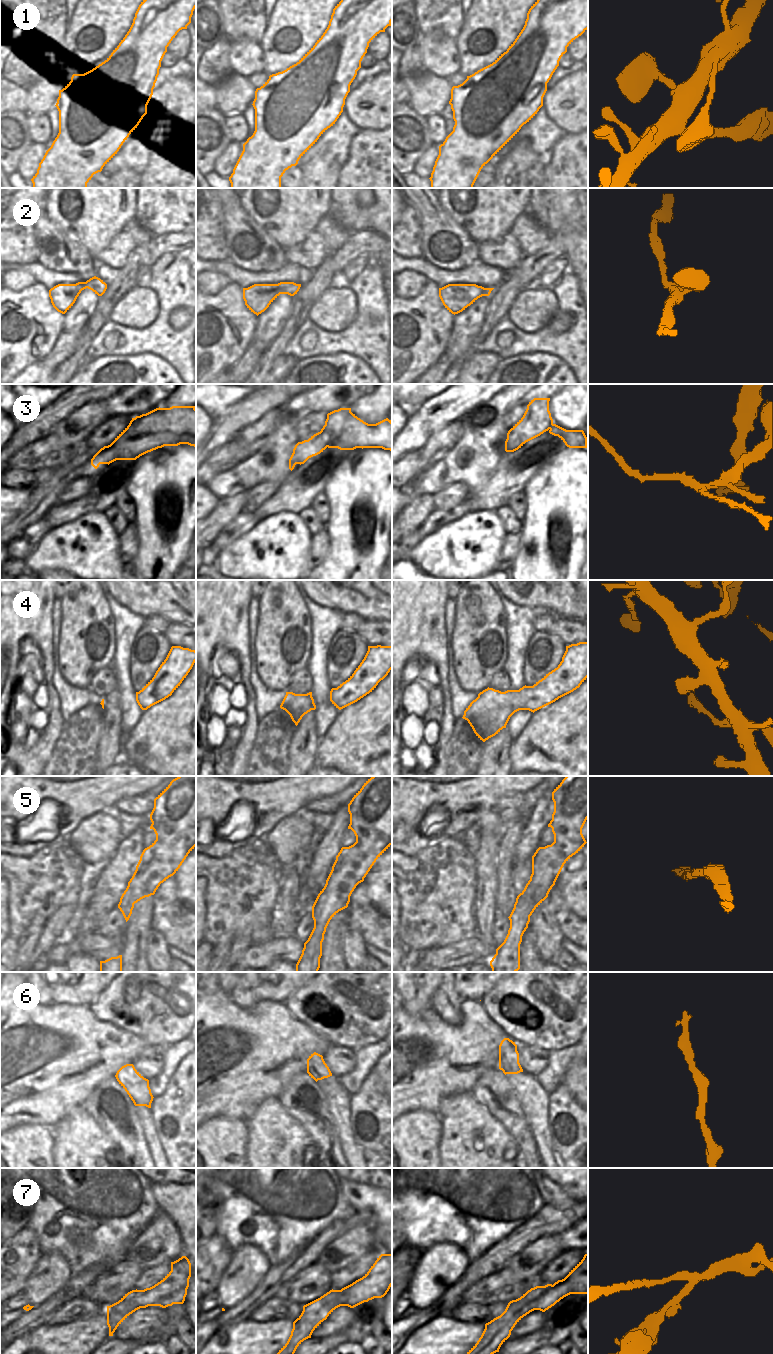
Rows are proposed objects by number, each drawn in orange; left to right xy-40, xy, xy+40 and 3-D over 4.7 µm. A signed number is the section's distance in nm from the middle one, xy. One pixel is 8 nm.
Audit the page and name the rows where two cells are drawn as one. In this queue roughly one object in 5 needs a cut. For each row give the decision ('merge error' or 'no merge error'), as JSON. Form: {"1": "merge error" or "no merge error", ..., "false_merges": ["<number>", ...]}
{"1": "no merge error", "2": "no merge error", "3": "merge error", "4": "no merge error", "5": "no merge error", "6": "no merge error", "7": "merge error", "false_merges": ["3", "7"]}

